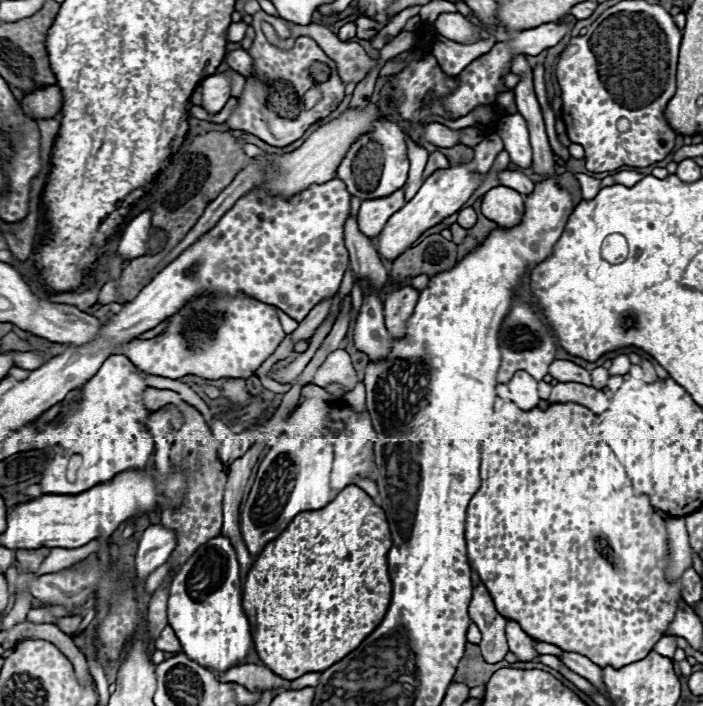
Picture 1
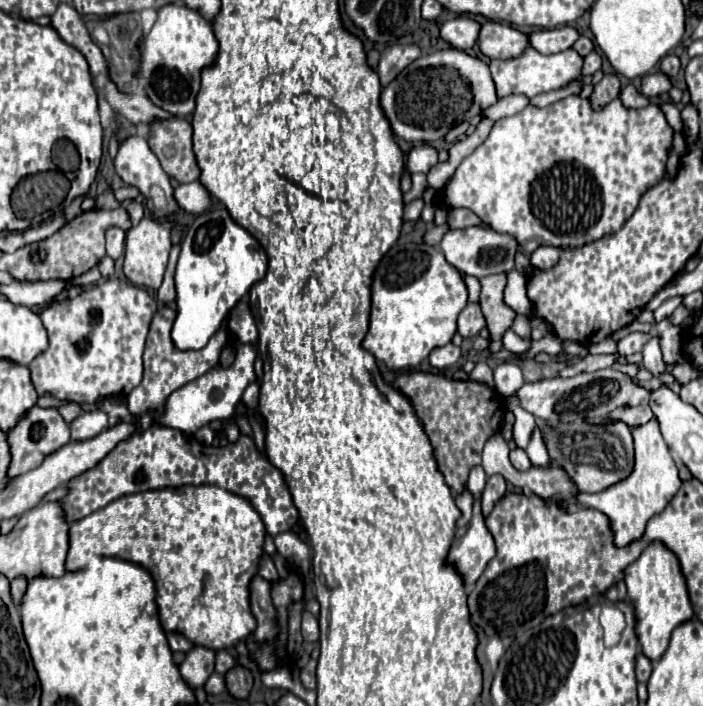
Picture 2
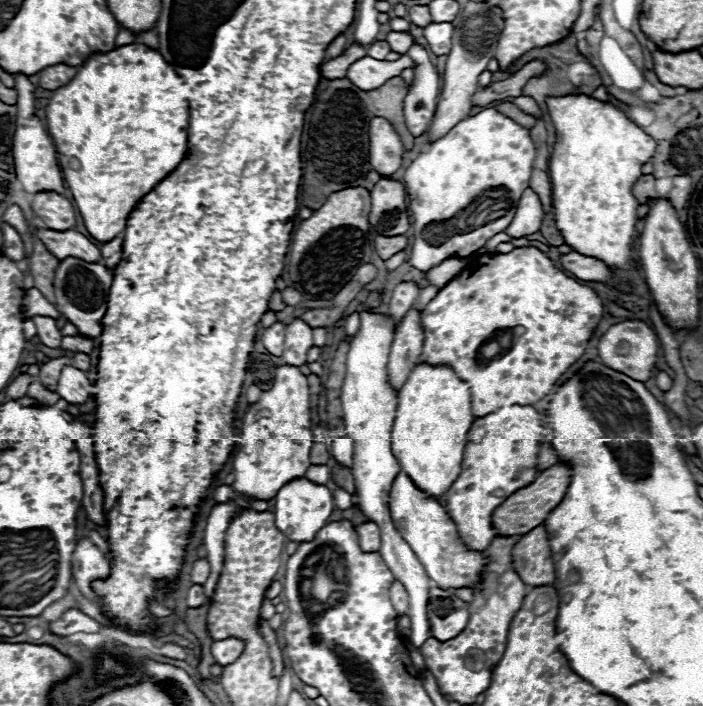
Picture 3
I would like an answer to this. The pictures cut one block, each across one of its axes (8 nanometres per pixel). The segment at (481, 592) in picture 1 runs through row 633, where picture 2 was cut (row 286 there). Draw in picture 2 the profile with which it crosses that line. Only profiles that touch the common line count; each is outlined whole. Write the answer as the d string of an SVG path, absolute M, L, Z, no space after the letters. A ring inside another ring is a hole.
M506 274L500 276L484 276L480 278L482 292L480 292L480 308L488 320L488 330L492 334L490 350L498 352L502 348L502 334L512 326L516 312L508 308L502 300L502 292L506 286Z

